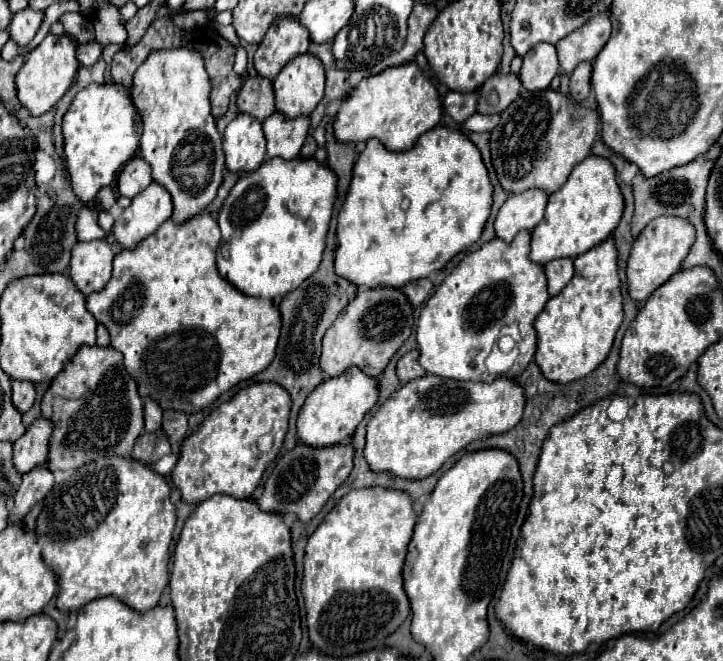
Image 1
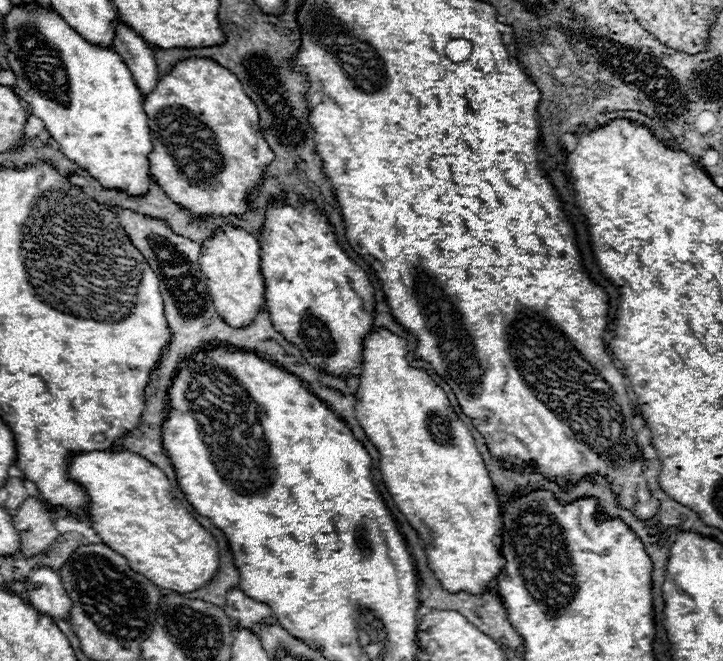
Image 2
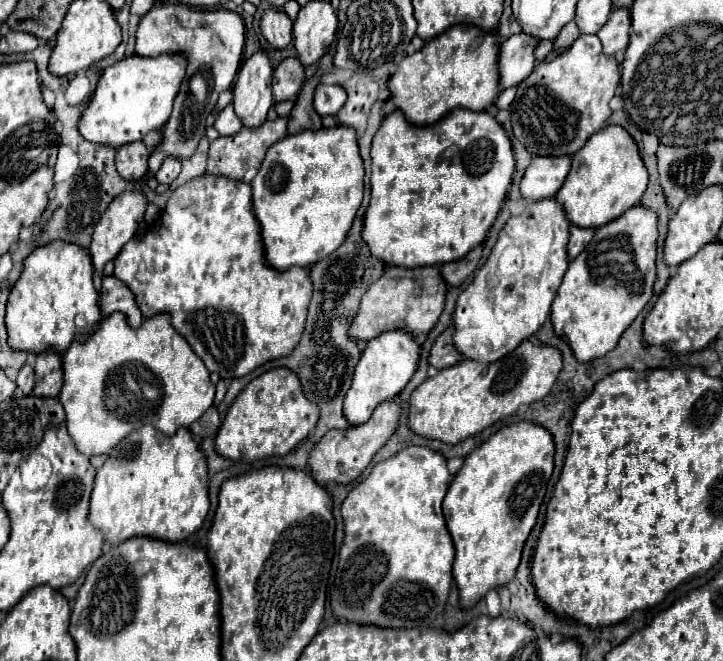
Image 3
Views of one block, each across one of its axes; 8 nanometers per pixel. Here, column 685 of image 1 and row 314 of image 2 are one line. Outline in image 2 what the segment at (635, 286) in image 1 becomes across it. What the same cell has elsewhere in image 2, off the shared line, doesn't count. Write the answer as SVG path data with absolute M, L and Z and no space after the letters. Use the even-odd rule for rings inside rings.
M232 226L220 228L216 236L206 240L202 246L200 272L202 280L208 286L216 312L218 316L222 316L222 320L226 320L226 324L244 328L246 324L254 322L254 316L258 316L258 312L266 304L266 284L260 272L260 242L254 236Z

